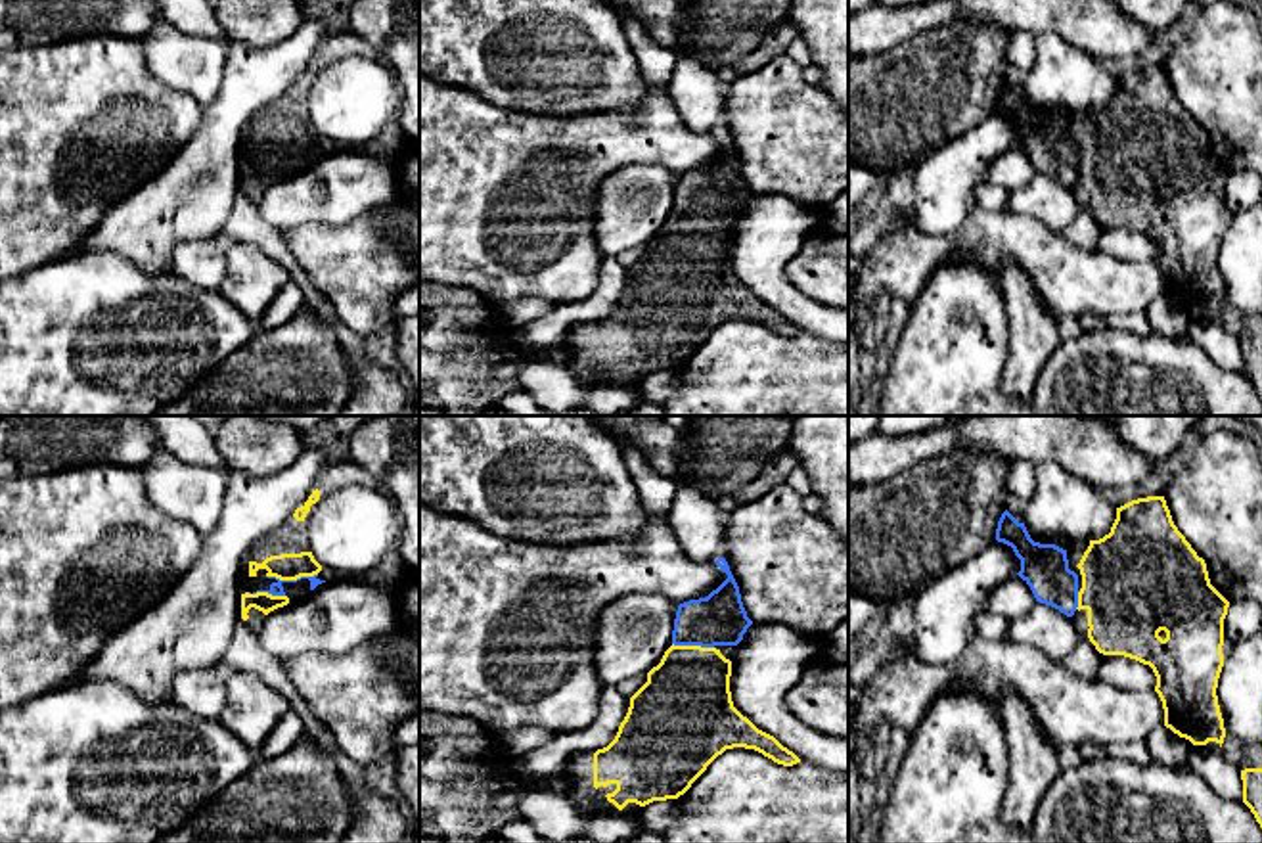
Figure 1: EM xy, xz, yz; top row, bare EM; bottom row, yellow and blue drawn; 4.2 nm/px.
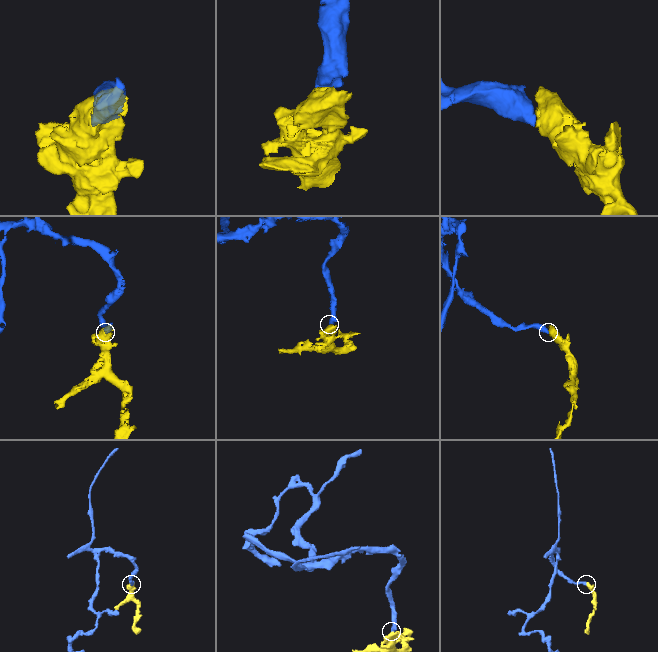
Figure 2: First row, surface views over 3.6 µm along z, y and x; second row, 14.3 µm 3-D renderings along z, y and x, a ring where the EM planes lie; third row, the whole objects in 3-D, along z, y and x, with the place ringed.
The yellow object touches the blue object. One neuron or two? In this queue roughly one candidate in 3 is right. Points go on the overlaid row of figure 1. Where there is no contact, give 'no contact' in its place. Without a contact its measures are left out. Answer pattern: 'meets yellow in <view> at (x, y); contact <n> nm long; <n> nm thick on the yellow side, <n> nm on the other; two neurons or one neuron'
meets yellow in xy at (292, 579); contact 200 nm long; 110 nm thick on the yellow side, 60 nm on the other; one neuron

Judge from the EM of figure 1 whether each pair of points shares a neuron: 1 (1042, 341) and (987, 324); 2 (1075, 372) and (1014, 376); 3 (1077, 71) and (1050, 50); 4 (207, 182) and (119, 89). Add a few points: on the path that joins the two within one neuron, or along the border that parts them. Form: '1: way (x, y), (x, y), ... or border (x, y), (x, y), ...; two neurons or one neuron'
1: border (1000, 288), (1010, 328), (1010, 357), (1002, 376); two neurons
2: border (1063, 336), (1046, 361), (1033, 395); two neurons
3: way (1071, 71), (1056, 56); one neuron
4: border (202, 112), (196, 131), (146, 181); two neurons

